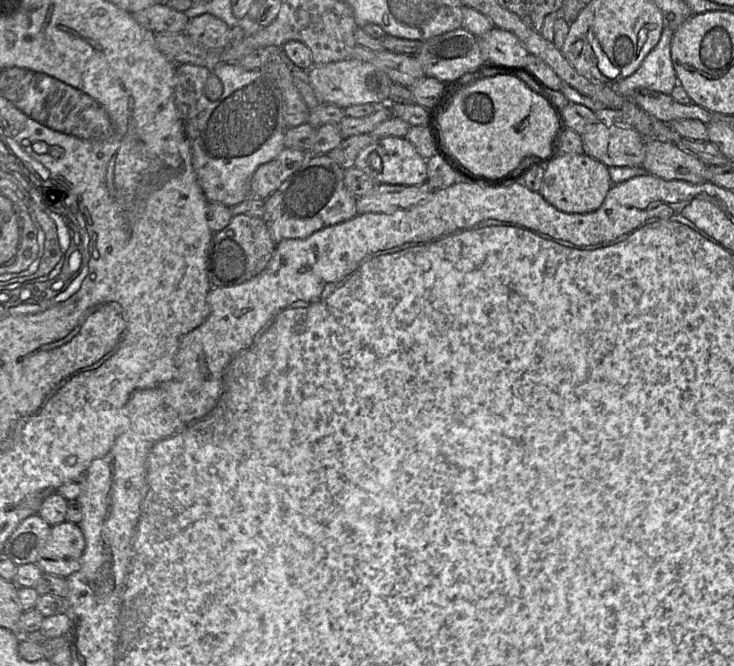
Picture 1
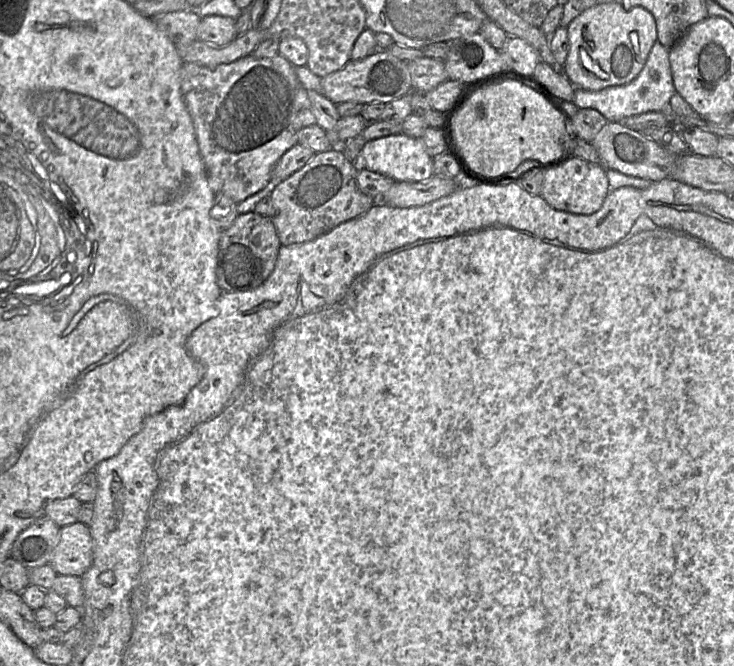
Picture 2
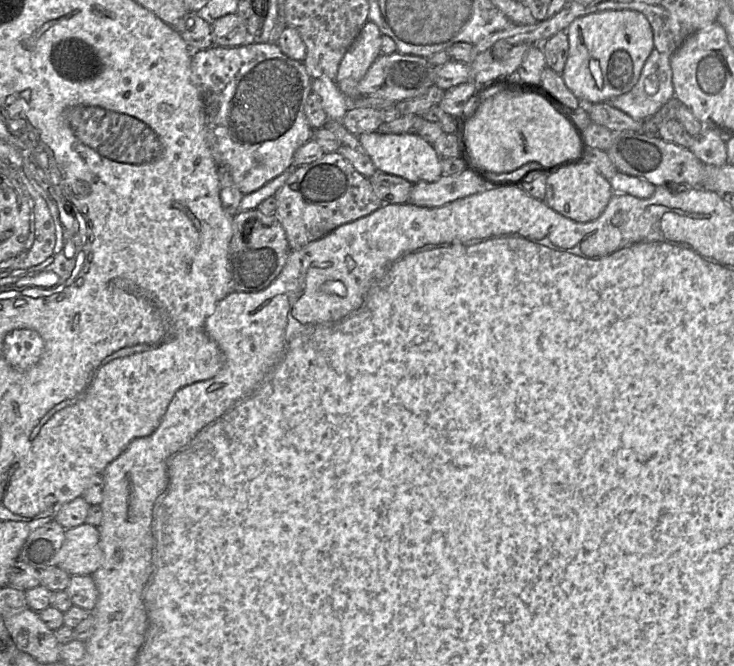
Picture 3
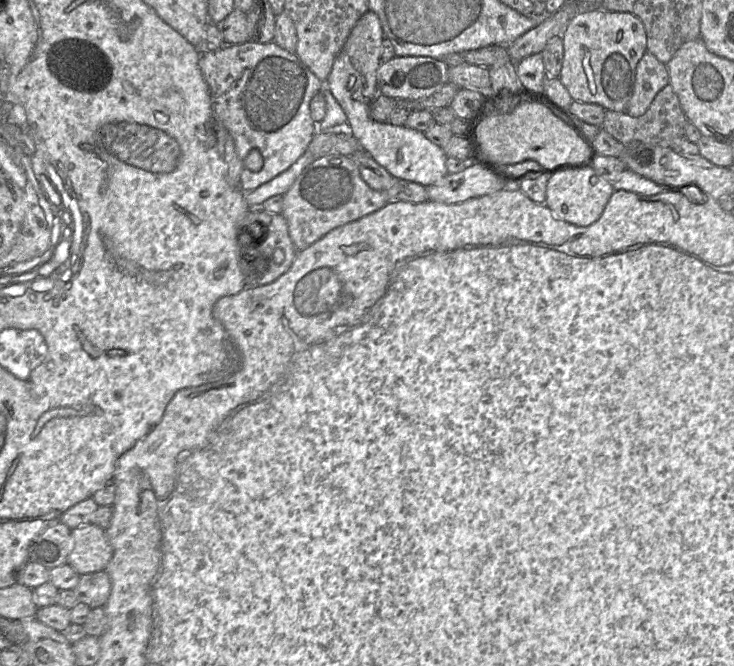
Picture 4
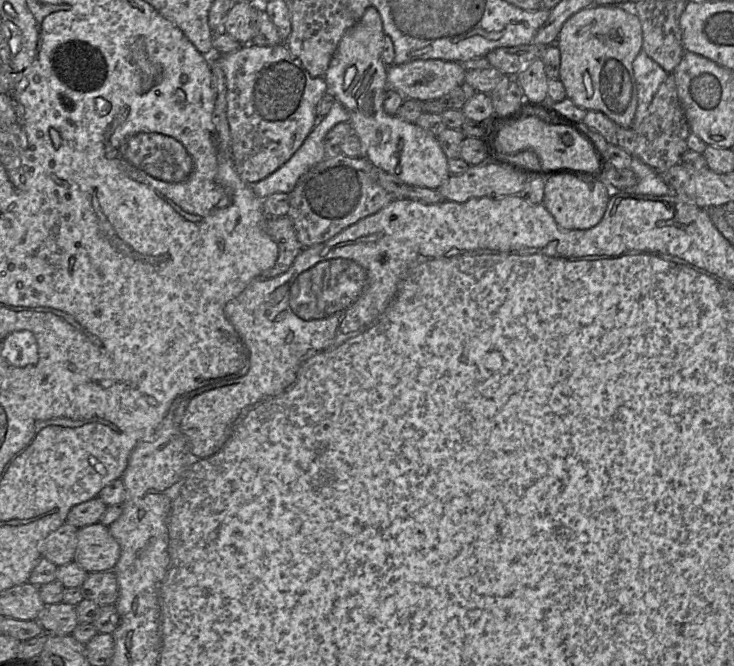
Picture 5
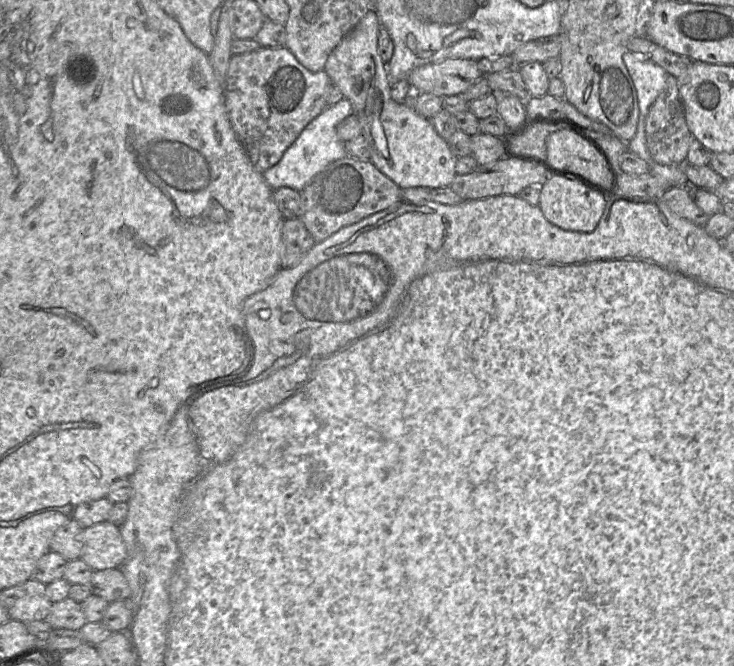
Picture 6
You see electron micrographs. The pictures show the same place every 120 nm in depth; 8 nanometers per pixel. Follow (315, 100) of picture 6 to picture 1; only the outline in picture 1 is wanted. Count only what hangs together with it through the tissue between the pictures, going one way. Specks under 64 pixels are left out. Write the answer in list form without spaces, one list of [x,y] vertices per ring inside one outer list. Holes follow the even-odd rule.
[[[223,63],[208,69],[193,64],[176,65],[175,103],[189,141],[192,165],[197,181],[209,202],[234,206],[250,196],[250,182],[256,169],[285,149],[284,136],[288,129],[284,119],[284,101],[275,80],[260,69],[246,70],[238,63]],[[214,74],[223,85],[219,99],[212,101],[204,93],[208,77]]]

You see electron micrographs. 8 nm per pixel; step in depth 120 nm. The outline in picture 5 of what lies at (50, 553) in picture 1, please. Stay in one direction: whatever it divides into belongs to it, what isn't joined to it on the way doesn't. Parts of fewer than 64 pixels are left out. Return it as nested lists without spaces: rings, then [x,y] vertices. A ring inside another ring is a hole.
[[[100,522],[78,529],[74,562],[87,573],[114,570],[120,546],[109,527]]]

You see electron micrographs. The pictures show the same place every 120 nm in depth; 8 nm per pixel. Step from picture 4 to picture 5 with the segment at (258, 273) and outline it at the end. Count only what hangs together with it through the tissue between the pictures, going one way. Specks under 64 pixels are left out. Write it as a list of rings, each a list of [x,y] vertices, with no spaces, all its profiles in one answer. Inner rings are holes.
[[[289,216],[267,217],[264,230],[278,246],[275,265],[259,278],[270,278],[284,273],[294,262],[303,246],[297,239],[294,224]]]

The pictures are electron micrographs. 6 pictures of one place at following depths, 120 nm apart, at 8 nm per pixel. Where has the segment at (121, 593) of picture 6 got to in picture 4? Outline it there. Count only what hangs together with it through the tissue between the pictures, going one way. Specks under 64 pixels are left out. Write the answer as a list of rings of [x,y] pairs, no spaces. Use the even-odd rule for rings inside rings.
[[[106,571],[81,575],[74,589],[78,602],[83,602],[91,609],[104,607],[111,593],[112,583]]]

